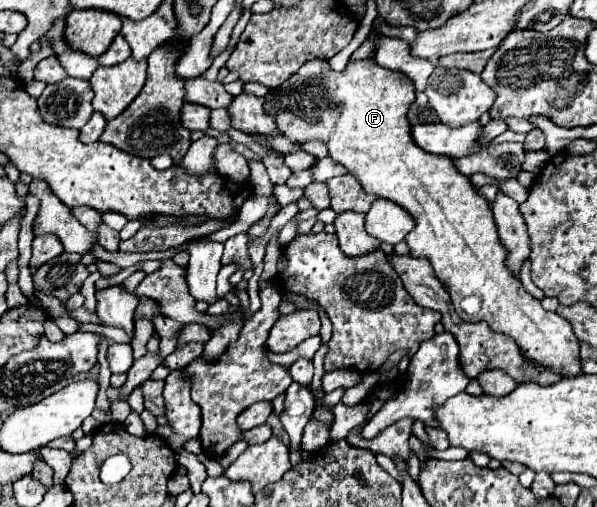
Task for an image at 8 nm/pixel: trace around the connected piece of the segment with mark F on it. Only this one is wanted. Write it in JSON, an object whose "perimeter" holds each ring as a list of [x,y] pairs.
{"perimeter":[[[351,59],[341,73],[331,71],[327,61],[309,61],[285,85],[273,89],[265,97],[265,111],[271,117],[277,117],[277,127],[289,141],[297,143],[323,139],[329,147],[331,159],[345,165],[361,181],[367,193],[389,199],[413,215],[415,229],[405,237],[407,245],[411,247],[411,255],[425,257],[431,263],[437,279],[447,285],[451,303],[463,321],[483,319],[491,325],[493,331],[513,337],[525,357],[531,361],[551,369],[563,369],[567,377],[579,375],[579,341],[571,325],[557,313],[545,311],[541,303],[523,289],[521,281],[509,273],[505,267],[505,247],[497,237],[497,227],[489,203],[477,193],[469,177],[457,173],[451,157],[429,155],[413,145],[413,137],[409,135],[409,121],[405,121],[413,97],[415,87],[409,77],[405,77],[401,71],[379,67],[375,61]]]}

